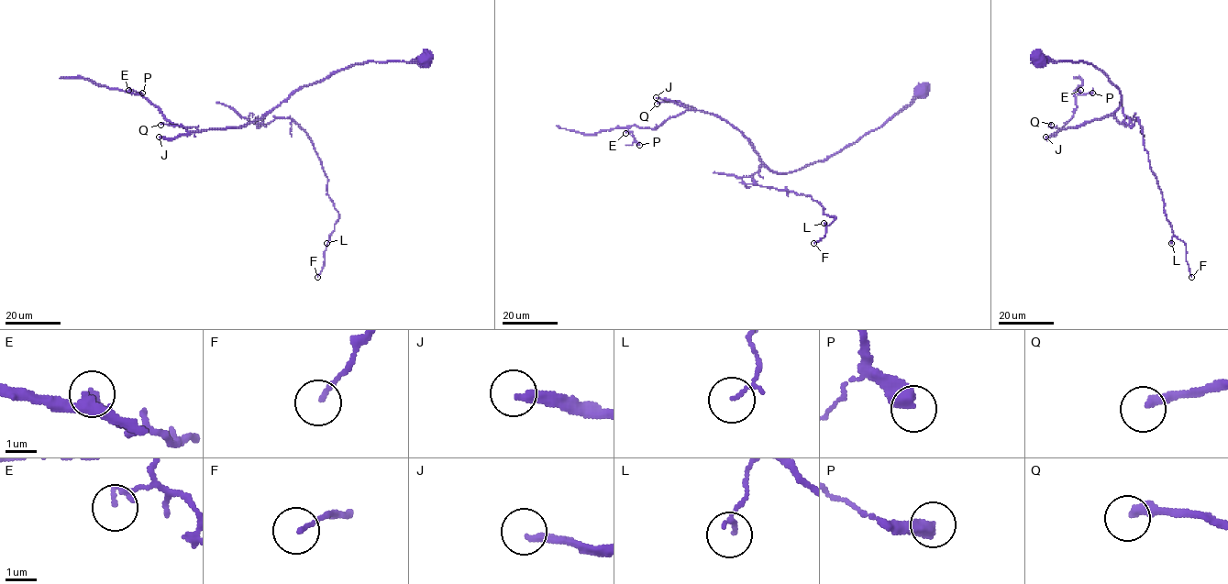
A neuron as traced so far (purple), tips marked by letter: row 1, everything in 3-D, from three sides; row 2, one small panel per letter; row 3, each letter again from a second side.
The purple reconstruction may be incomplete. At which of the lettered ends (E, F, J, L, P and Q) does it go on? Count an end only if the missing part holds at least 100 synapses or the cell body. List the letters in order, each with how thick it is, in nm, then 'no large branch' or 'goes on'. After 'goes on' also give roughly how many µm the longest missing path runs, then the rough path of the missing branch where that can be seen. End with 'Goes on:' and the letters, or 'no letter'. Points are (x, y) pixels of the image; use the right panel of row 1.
E: 140 nm thick; no large branch
F: 130 nm thick; no large branch
J: 260 nm thick; goes on; about 120 µm are missing; missing branch runs (1045, 137), (1032, 145), (1026, 159), (1022, 155), (1004, 90), (1040, 78), (1054, 84), (1070, 81), (1074, 87)
L: 70 nm thick; no large branch
P: 500 nm thick; no large branch
Q: 300 nm thick; no large branch
Goes on: J

